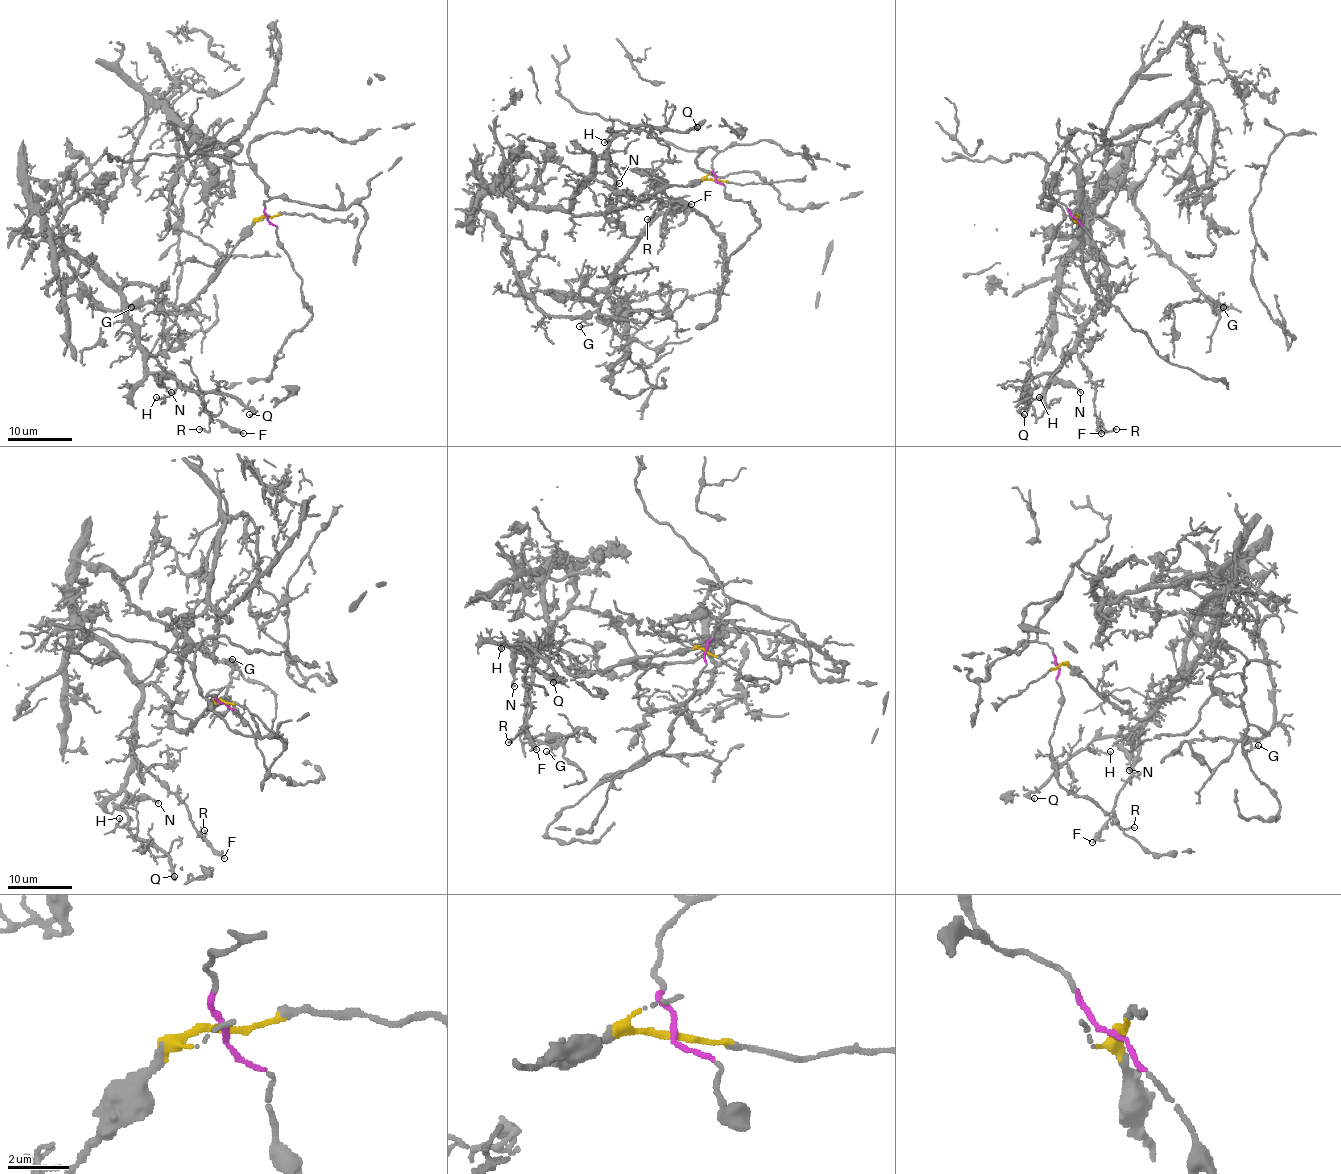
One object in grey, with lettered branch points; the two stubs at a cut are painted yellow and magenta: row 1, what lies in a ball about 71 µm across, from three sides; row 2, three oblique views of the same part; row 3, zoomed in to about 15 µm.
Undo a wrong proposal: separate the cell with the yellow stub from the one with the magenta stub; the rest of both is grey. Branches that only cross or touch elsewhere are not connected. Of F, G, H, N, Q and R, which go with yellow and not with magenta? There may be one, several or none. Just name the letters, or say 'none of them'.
F, G, H, N, Q, R

